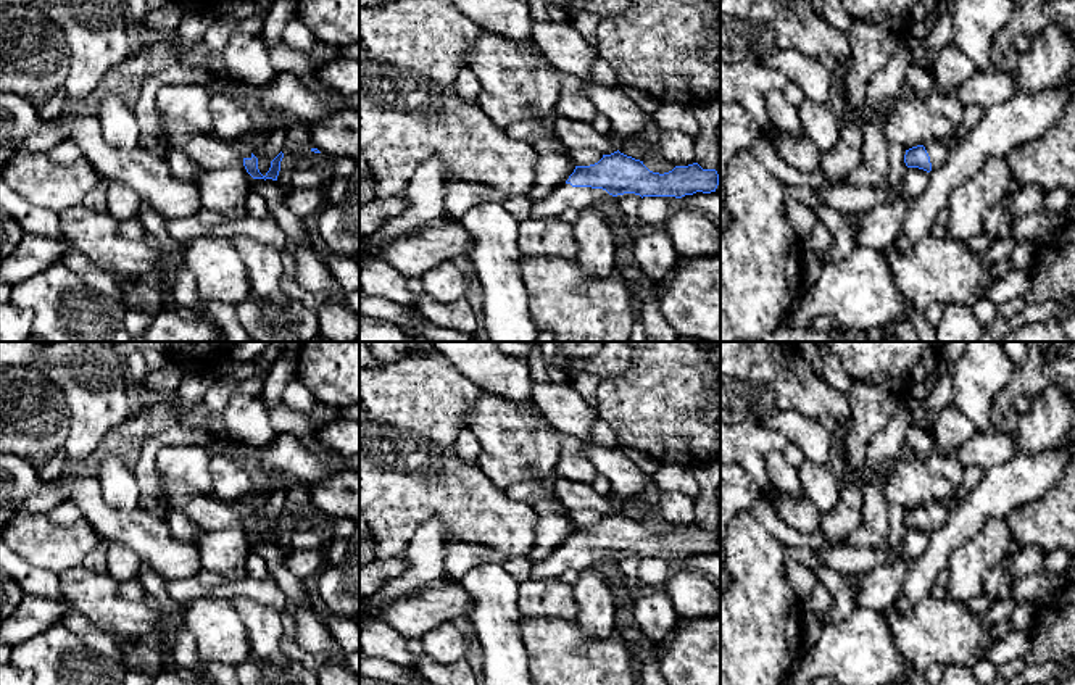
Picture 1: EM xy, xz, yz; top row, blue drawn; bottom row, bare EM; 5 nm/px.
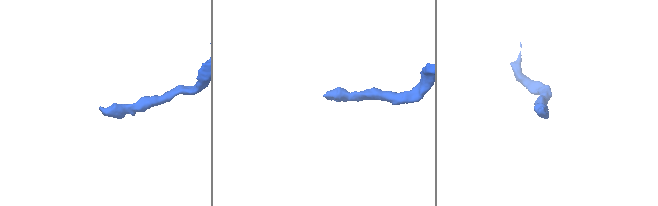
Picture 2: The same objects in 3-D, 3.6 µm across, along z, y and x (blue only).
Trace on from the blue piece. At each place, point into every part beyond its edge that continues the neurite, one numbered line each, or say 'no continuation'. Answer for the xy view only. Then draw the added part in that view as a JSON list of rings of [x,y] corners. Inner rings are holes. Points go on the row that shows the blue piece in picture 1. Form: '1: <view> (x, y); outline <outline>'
1: xy (210, 152); outline [[[171,122],[166,134],[171,148],[182,150],[205,171],[222,168],[232,158],[251,158],[251,152],[235,148],[213,132],[203,132],[189,122]]]

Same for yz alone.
1: yz (937, 150); outline [[[941,140],[925,142],[924,147],[930,156],[932,168],[938,168],[944,161],[949,148],[948,143]]]

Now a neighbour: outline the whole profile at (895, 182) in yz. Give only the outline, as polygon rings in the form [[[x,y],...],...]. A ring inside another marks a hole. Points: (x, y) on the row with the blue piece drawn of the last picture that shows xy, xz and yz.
[[[890,143],[890,177],[882,185],[882,189],[890,192],[903,192],[904,189],[904,176],[907,172],[907,166],[904,163],[906,148],[901,143]]]

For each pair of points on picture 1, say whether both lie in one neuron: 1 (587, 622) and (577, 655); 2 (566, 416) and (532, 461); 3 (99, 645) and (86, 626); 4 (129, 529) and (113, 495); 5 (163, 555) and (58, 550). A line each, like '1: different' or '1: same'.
1: different
2: different
3: same
4: different
5: different

